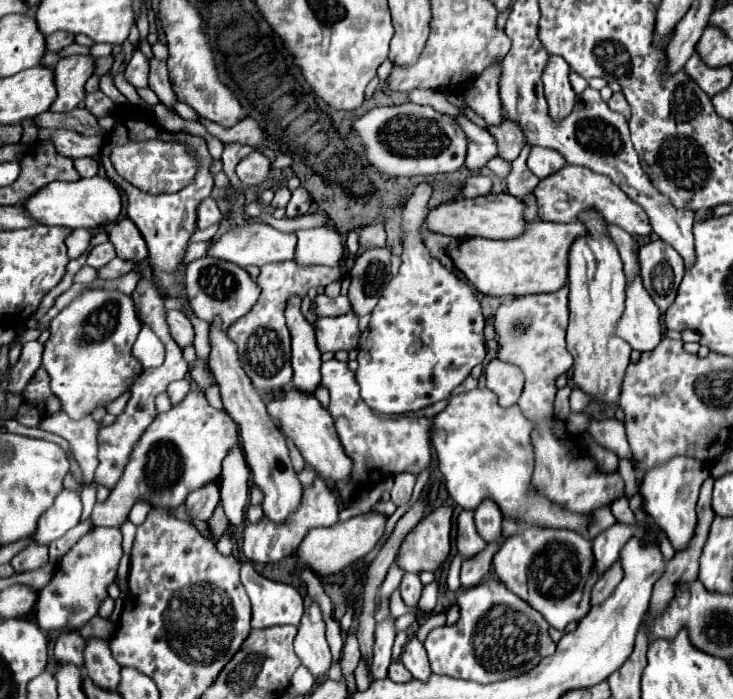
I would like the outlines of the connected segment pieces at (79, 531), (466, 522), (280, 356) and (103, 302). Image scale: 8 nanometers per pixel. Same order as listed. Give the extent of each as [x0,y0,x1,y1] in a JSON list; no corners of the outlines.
[[49,520,93,564],[457,510,485,558],[227,260,343,400],[43,290,143,420]]

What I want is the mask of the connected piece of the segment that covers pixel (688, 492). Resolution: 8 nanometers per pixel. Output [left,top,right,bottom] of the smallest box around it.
[641,456,709,550]

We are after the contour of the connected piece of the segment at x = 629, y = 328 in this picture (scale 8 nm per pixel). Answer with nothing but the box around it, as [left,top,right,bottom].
[617,274,661,352]

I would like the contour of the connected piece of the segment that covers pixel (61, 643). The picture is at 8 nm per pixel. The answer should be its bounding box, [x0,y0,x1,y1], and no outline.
[55,632,85,666]

